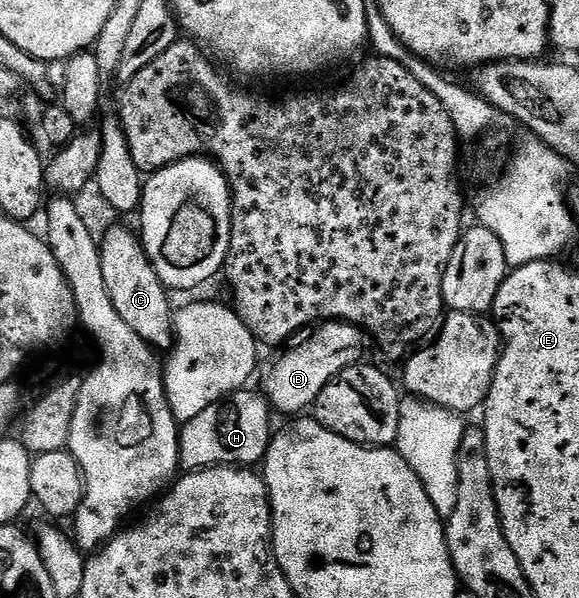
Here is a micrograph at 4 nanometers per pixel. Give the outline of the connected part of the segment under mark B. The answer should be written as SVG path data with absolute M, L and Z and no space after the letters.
M325 321L316 331L317 336L314 339L307 340L302 347L290 346L290 351L286 355L281 355L274 361L263 388L263 394L274 412L282 411L285 415L293 415L289 417L297 417L308 412L319 393L335 376L343 373L343 369L366 358L367 336L361 328L354 327L351 323Z

